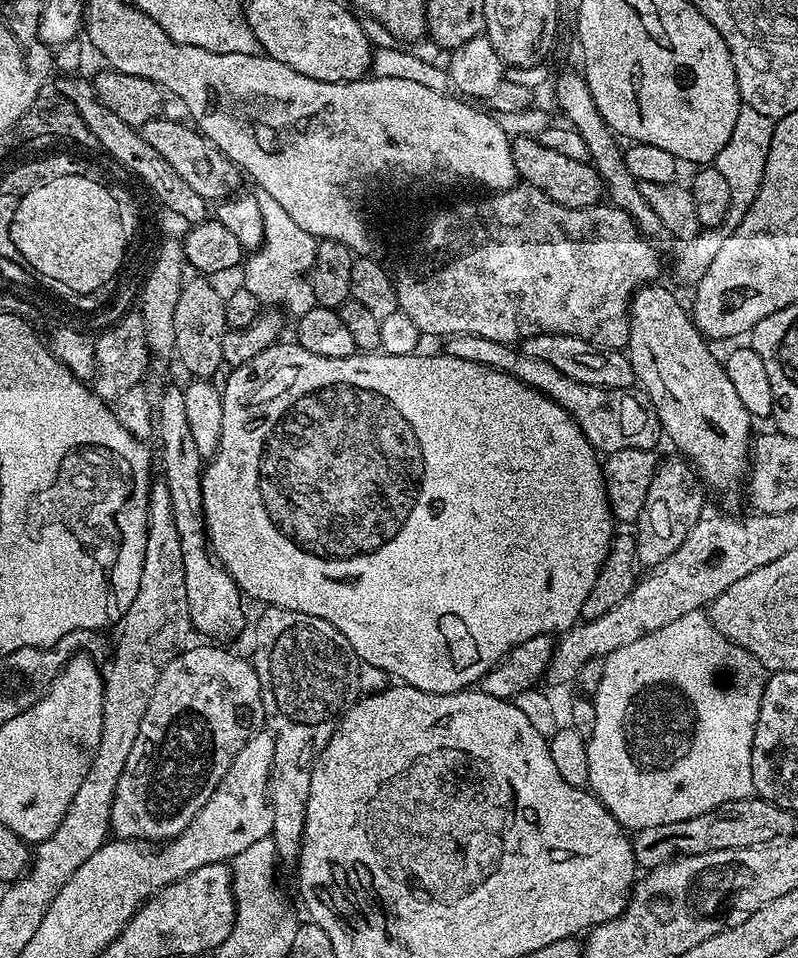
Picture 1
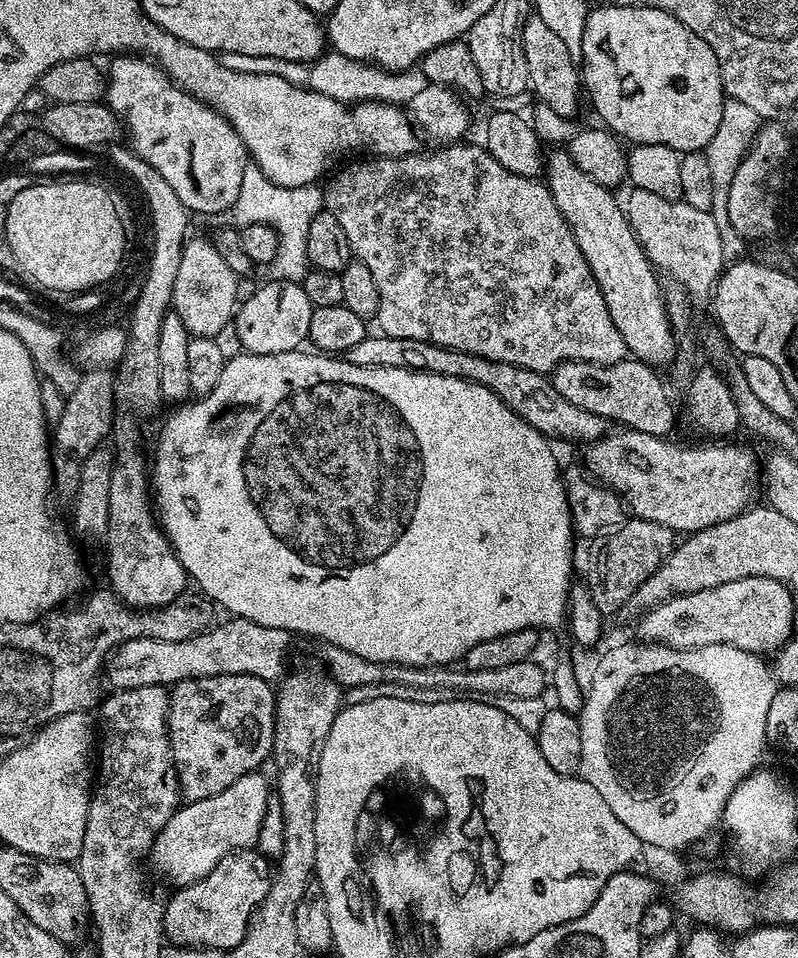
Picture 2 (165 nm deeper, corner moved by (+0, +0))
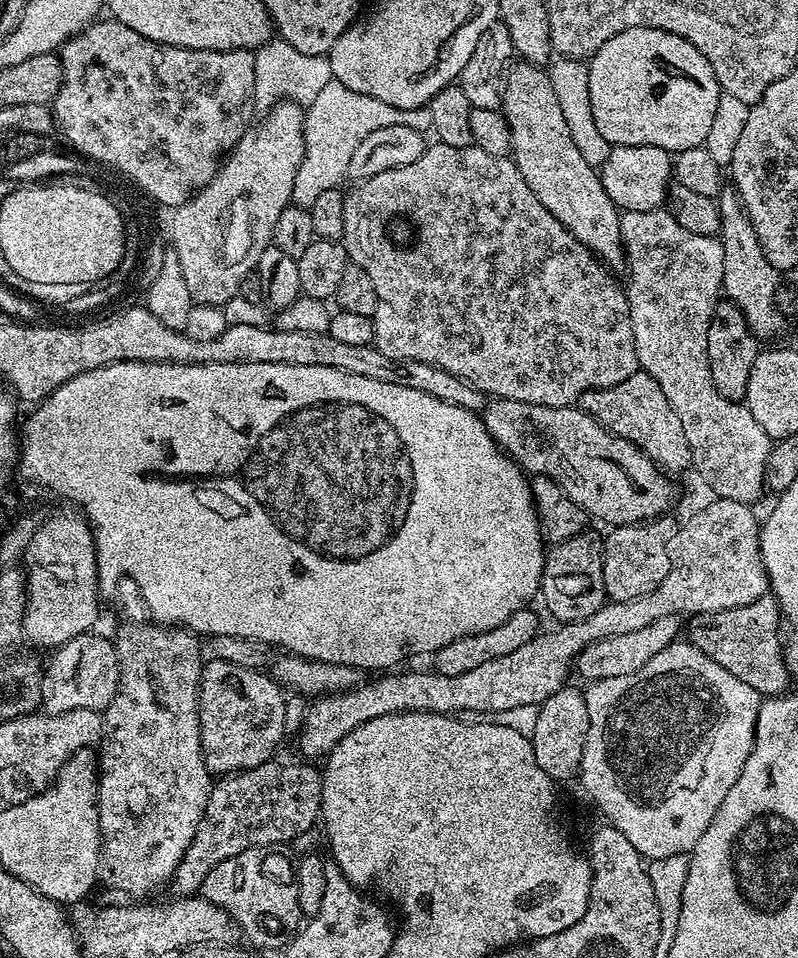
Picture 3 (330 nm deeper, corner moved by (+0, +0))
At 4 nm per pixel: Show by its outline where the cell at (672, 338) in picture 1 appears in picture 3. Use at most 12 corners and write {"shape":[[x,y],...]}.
{"shape":[[541,65],[502,89],[526,186],[612,270],[621,209],[582,158]]}

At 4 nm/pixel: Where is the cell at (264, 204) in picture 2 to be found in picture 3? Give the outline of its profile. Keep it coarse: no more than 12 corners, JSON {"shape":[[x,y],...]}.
{"shape":[[332,82],[304,114],[291,203],[341,187],[350,156],[386,126],[431,129],[424,108],[386,106]]}

